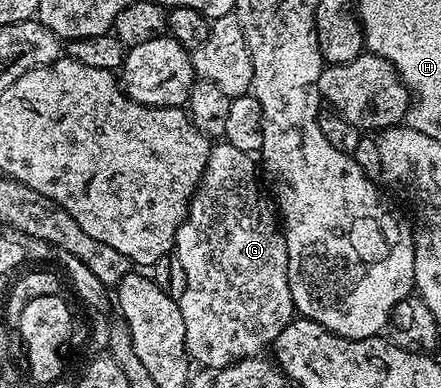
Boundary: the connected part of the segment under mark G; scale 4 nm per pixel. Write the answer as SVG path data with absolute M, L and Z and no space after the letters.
M219 140L212 145L209 152L209 160L205 164L205 172L199 181L199 187L191 195L191 201L187 207L187 218L179 226L175 237L173 253L181 260L185 267L185 292L177 299L181 308L181 316L185 320L185 348L187 356L192 363L208 366L211 372L221 370L224 366L239 362L243 358L254 358L262 355L263 350L270 347L281 336L281 328L290 324L291 319L296 317L297 311L293 304L293 292L289 292L289 252L287 241L283 235L281 219L277 213L277 207L269 197L268 191L259 187L261 182L261 170L256 159L252 155L241 152L241 148L233 148L226 140Z

